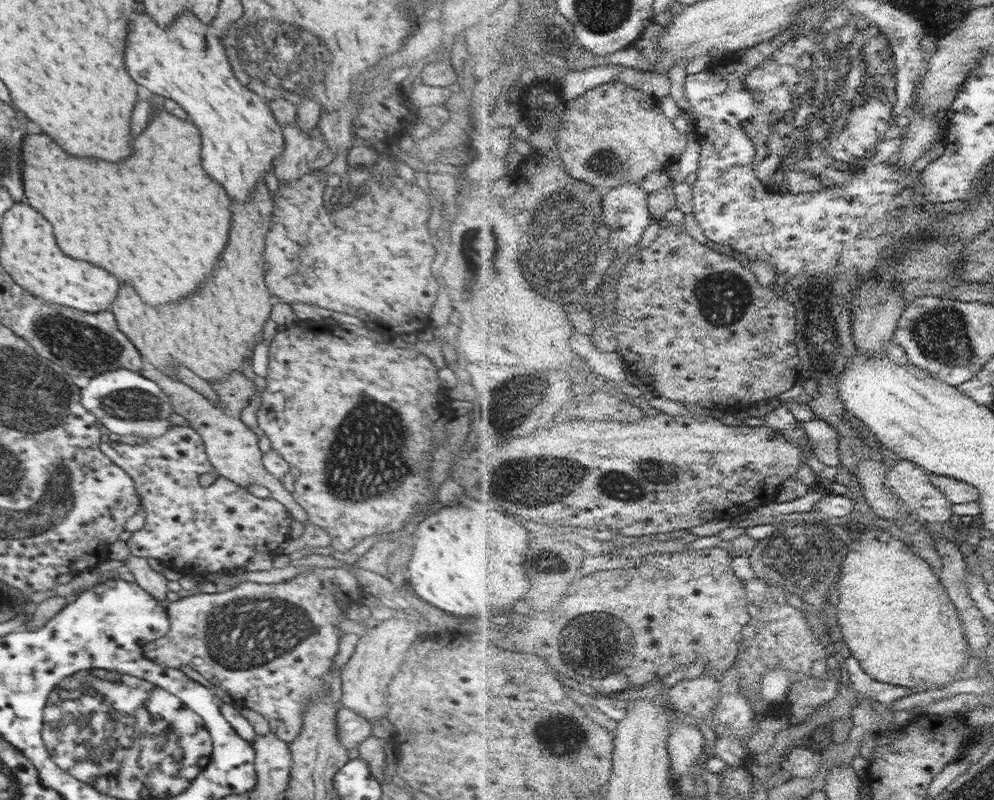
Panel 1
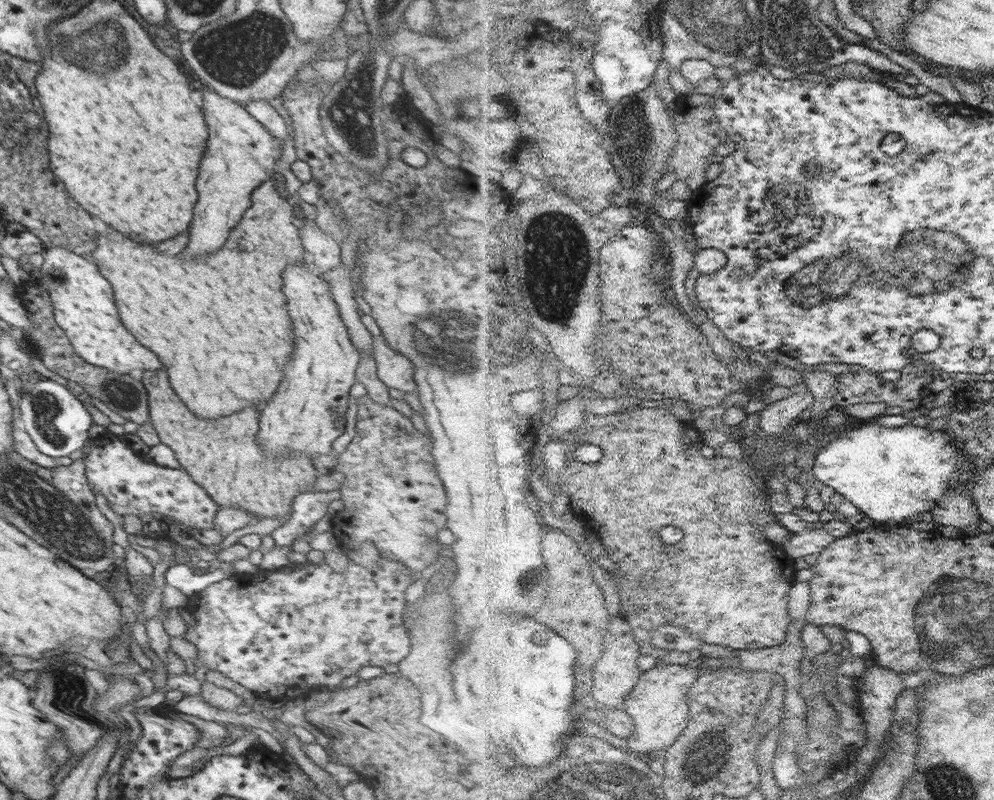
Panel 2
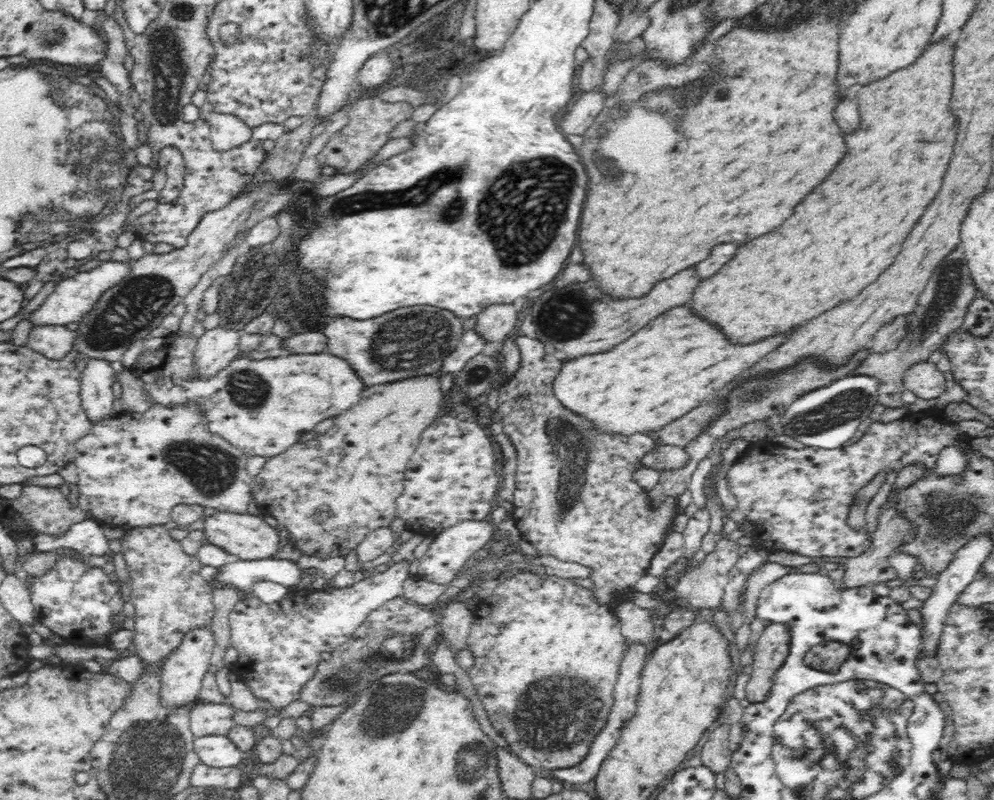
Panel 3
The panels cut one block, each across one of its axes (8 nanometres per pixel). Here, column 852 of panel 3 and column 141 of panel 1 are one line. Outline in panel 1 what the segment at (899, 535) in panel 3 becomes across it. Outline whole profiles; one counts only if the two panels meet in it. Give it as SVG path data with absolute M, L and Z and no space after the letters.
M130 555L125 560L125 565L134 575L136 584L141 586L148 594L151 594L157 601L167 606L166 592L168 592L168 579L164 574L154 571L146 558Z

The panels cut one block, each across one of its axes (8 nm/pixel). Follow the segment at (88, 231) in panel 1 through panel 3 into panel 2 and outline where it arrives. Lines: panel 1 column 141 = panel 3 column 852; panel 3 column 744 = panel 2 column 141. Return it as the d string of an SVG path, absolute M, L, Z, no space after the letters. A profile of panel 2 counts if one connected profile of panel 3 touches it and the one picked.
M268 180L257 186L251 192L251 205L248 210L241 216L238 226L232 230L228 242L212 252L212 254L206 254L204 258L182 258L180 254L178 256L166 256L162 252L158 252L156 246L152 244L136 244L132 242L130 238L124 238L120 232L112 230L110 226L106 228L106 232L97 233L96 237L97 247L93 250L92 255L99 267L100 274L104 274L104 278L108 278L108 282L112 284L112 290L114 290L114 298L116 298L116 306L118 306L118 314L120 314L120 320L124 322L126 330L130 330L136 340L150 348L154 354L158 354L160 362L166 366L168 370L168 376L170 378L170 384L172 388L176 390L176 394L182 398L182 402L200 418L218 418L218 416L230 416L234 412L238 412L240 408L246 408L246 406L256 406L264 400L268 400L272 396L272 392L278 388L280 380L282 380L282 370L284 370L284 364L288 360L288 356L292 354L294 350L294 344L292 344L292 326L290 326L290 318L288 318L288 310L286 310L286 298L280 290L282 286L282 278L280 278L280 272L292 262L292 264L302 263L305 248L301 243L299 221L296 218L296 210L292 209L292 206L288 203L288 199L280 196L280 193L276 190L273 180Z

